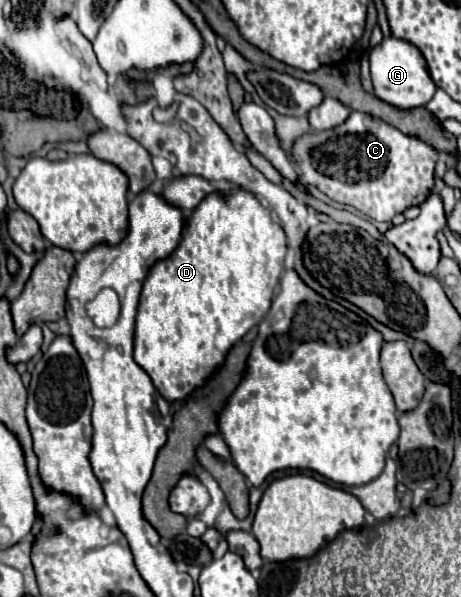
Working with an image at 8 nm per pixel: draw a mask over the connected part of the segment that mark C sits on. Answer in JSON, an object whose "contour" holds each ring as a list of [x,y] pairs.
{"contour":[[[352,111],[348,121],[338,129],[302,137],[302,141],[294,143],[292,153],[302,185],[314,185],[330,199],[342,205],[352,205],[376,221],[390,221],[396,213],[404,213],[408,207],[422,205],[434,187],[434,165],[438,161],[430,159],[430,147],[426,143],[418,141],[416,137],[406,137],[392,125],[386,125],[376,117],[366,117],[366,113],[358,111]]]}

